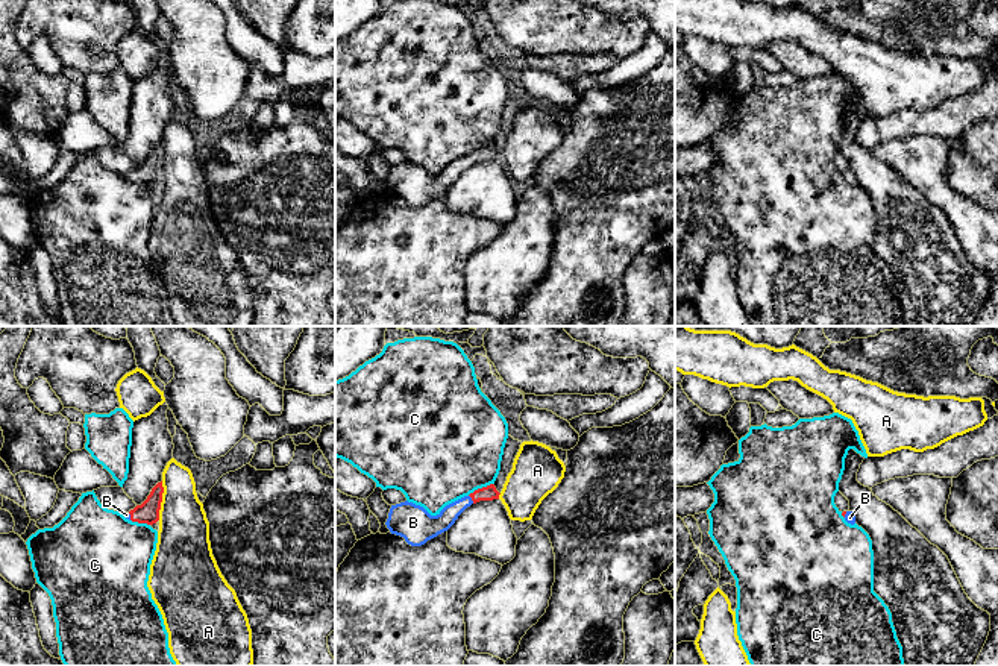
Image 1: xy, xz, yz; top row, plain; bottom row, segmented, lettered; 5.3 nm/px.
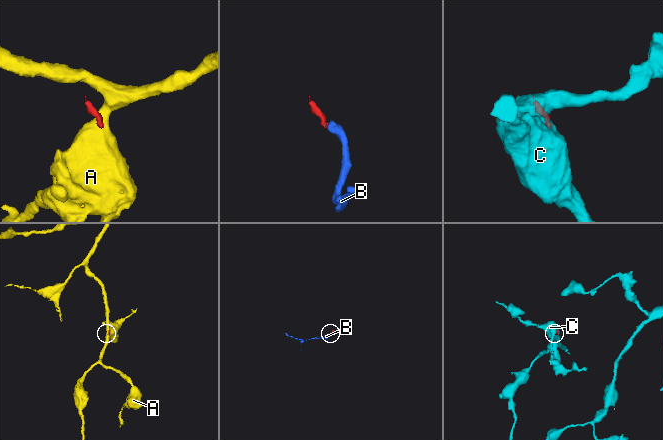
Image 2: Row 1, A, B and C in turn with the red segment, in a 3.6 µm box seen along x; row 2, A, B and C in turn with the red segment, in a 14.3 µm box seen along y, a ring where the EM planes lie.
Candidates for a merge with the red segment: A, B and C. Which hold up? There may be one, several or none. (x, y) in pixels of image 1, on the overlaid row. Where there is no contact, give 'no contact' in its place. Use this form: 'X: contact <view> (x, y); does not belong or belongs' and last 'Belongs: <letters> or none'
A: contact xy (161, 501); does not belong
B: contact xz (472, 499); belongs
C: contact xz (480, 489); does not belong
Belongs: B

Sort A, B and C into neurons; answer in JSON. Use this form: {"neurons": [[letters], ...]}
{"neurons": [["A"], ["B"], ["C"]]}

